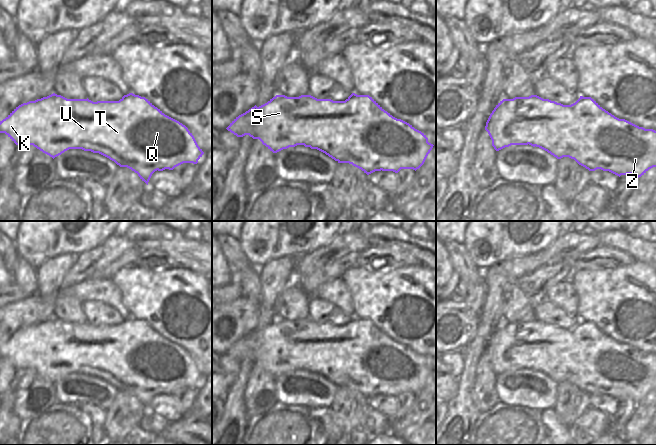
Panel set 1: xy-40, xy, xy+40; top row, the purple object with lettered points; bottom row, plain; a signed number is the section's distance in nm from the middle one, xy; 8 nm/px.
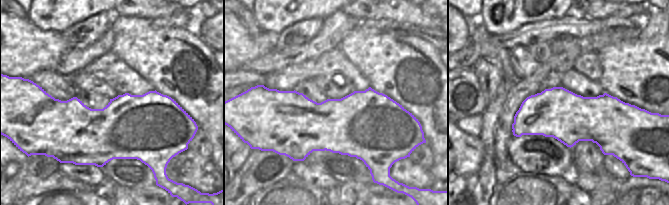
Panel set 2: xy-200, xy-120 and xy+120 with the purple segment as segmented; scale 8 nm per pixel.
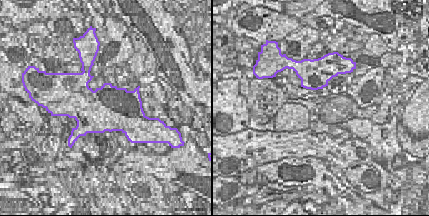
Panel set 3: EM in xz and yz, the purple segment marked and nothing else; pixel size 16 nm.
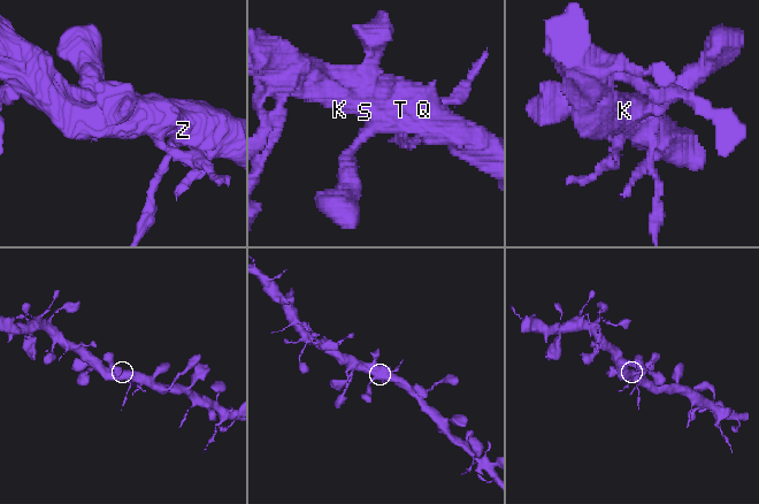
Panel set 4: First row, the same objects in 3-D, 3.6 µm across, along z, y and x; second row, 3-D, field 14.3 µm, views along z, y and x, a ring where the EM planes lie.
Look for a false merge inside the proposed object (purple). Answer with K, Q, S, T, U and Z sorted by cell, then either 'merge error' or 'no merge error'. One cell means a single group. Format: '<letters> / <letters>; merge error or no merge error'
K Q S Z / T U; merge error

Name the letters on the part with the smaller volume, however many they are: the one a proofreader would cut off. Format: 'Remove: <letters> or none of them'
Remove: T, U

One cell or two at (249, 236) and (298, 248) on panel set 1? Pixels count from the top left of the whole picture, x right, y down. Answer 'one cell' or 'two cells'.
one cell

